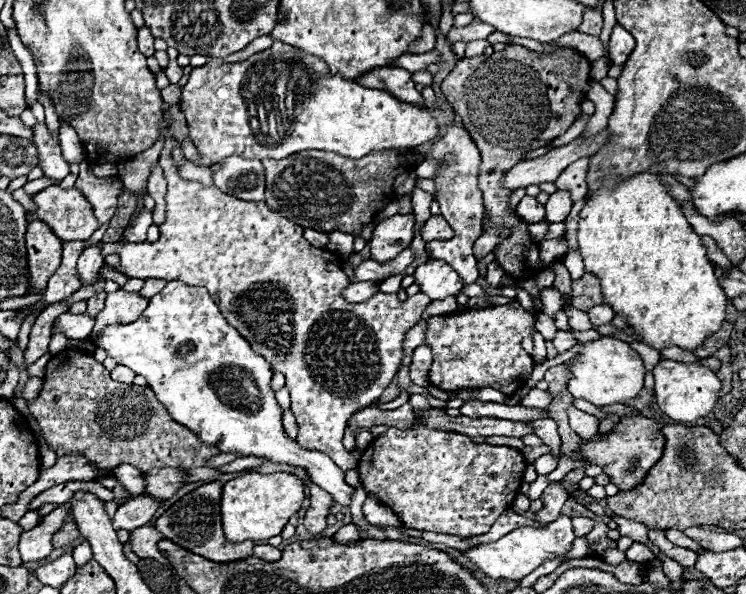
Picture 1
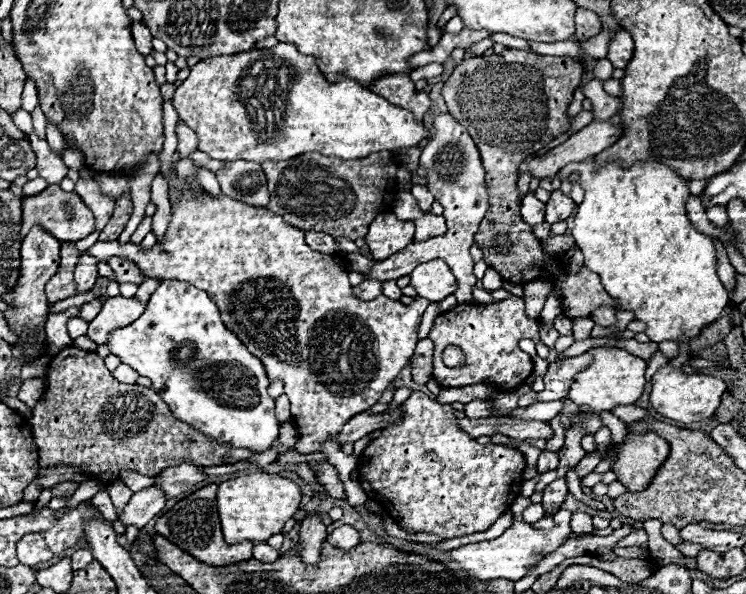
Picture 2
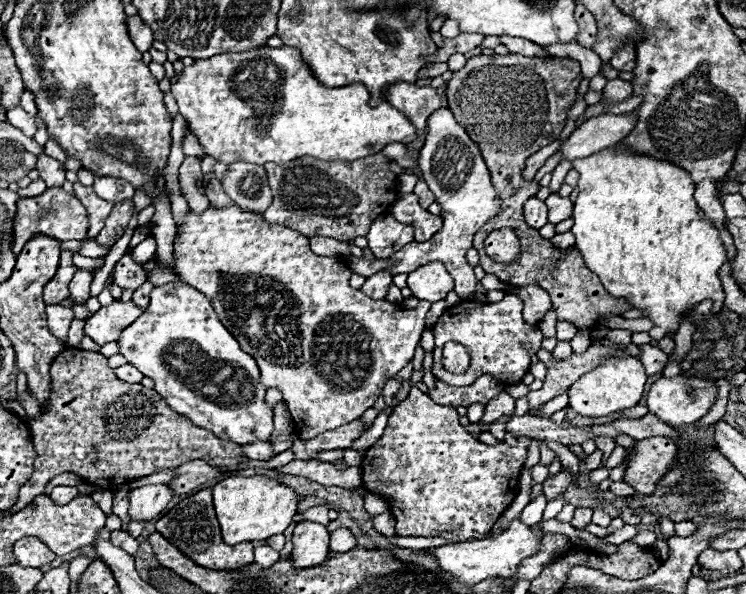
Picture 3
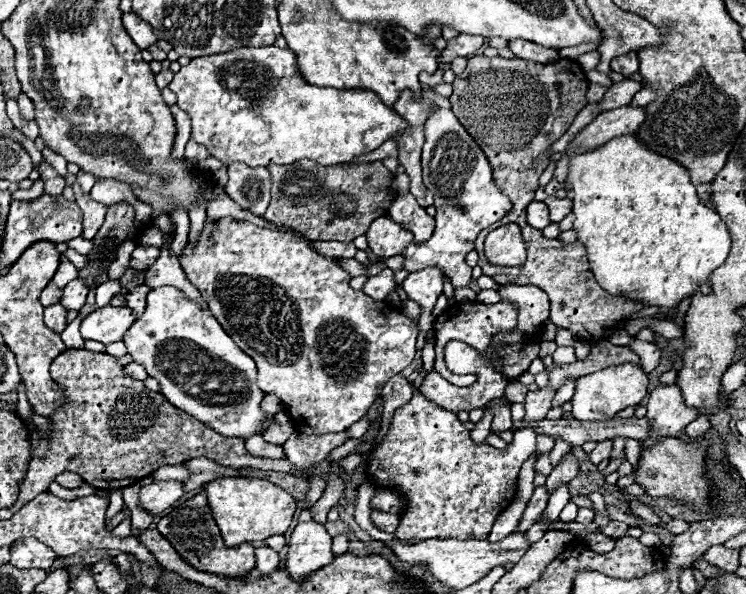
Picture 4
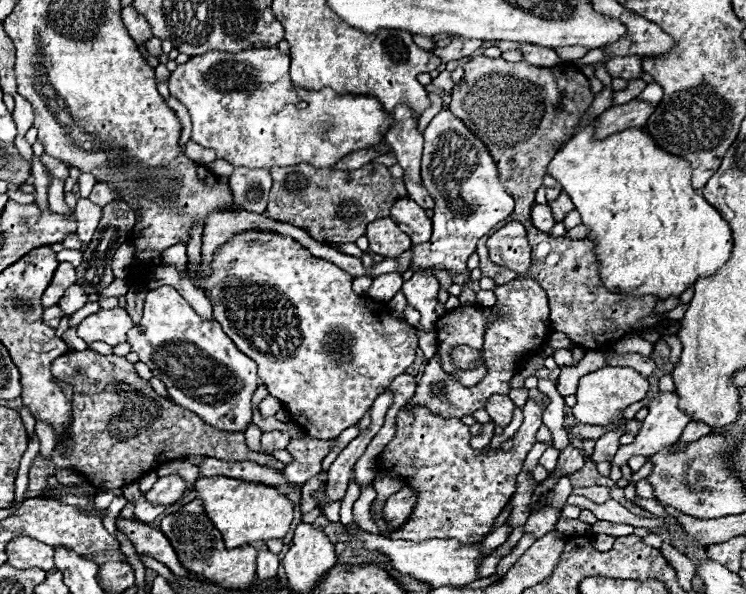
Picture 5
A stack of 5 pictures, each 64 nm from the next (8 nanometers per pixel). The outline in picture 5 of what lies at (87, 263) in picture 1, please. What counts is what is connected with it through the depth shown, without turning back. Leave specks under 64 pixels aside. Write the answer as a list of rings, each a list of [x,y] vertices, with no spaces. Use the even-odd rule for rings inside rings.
[[[72,284],[72,288],[68,288],[68,292],[64,292],[64,296],[60,298],[60,304],[58,306],[64,310],[66,316],[70,316],[76,310],[80,310],[86,302],[88,302],[88,294],[80,286]]]

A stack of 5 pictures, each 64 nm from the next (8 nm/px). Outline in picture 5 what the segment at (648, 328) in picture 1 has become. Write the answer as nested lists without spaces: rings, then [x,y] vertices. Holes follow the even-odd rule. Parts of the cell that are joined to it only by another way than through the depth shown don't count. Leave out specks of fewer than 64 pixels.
[[[590,122],[552,158],[548,170],[572,198],[582,224],[590,230],[588,240],[596,240],[600,280],[604,280],[604,286],[610,292],[628,292],[628,296],[656,296],[658,300],[666,300],[670,296],[680,296],[700,276],[712,274],[730,258],[730,226],[718,210],[714,210],[714,206],[692,188],[692,168],[680,156],[670,156],[658,148],[644,130],[630,128],[612,134],[606,140],[594,140]]]

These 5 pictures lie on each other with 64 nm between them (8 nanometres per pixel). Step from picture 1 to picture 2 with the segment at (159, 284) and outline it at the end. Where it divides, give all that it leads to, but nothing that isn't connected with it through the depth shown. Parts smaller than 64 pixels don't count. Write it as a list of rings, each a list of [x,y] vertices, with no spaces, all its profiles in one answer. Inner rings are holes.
[[[146,278],[146,280],[140,284],[140,288],[138,288],[138,292],[136,292],[136,298],[142,300],[142,302],[148,302],[150,296],[152,296],[152,292],[156,292],[156,288],[158,288],[160,284],[162,284],[162,280]]]

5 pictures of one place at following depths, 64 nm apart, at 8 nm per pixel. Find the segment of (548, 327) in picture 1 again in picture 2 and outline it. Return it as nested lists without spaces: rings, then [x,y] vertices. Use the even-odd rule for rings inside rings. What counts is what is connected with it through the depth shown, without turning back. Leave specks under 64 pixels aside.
[[[540,322],[540,338],[542,338],[542,342],[548,346],[548,348],[552,348],[554,346],[554,342],[558,340],[558,330],[556,328],[550,328],[550,326],[544,326],[544,322]]]

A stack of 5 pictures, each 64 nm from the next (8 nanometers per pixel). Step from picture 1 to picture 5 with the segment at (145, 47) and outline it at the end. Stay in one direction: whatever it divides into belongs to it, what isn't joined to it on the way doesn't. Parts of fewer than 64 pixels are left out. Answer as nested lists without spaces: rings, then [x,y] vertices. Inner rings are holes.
[[[128,6],[128,8],[122,10],[122,20],[124,20],[124,26],[126,26],[126,30],[130,32],[130,36],[134,38],[136,44],[142,46],[142,44],[146,44],[152,38],[150,24],[132,6]]]

